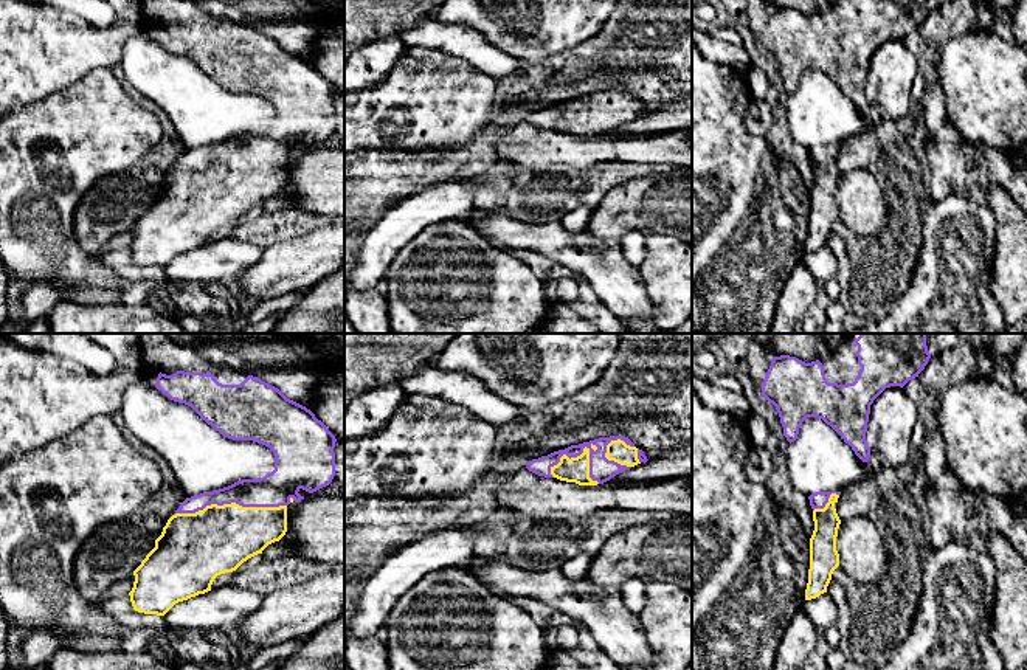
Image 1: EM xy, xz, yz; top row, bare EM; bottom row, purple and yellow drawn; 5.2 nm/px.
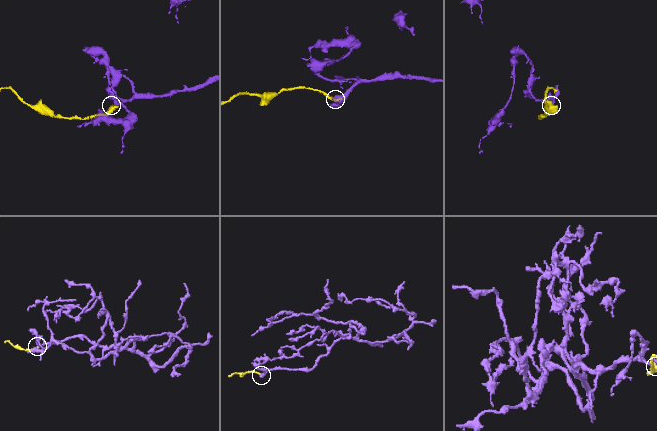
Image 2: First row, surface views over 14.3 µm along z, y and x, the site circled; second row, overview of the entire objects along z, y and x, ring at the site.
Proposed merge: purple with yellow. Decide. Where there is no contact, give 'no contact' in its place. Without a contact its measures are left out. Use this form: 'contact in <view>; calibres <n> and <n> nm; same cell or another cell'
contact in xy; calibres 180 and 360 nm; same cell

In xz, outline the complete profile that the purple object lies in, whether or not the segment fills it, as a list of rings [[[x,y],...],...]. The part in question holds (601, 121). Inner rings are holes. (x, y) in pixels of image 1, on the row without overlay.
[[[610,88],[532,112],[526,121],[545,130],[597,138],[647,113],[644,104],[636,101],[628,90]]]

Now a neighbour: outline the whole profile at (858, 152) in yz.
[[[867,130],[844,141],[836,155],[836,166],[841,174],[853,169],[869,169],[873,160],[881,154],[878,135]]]

